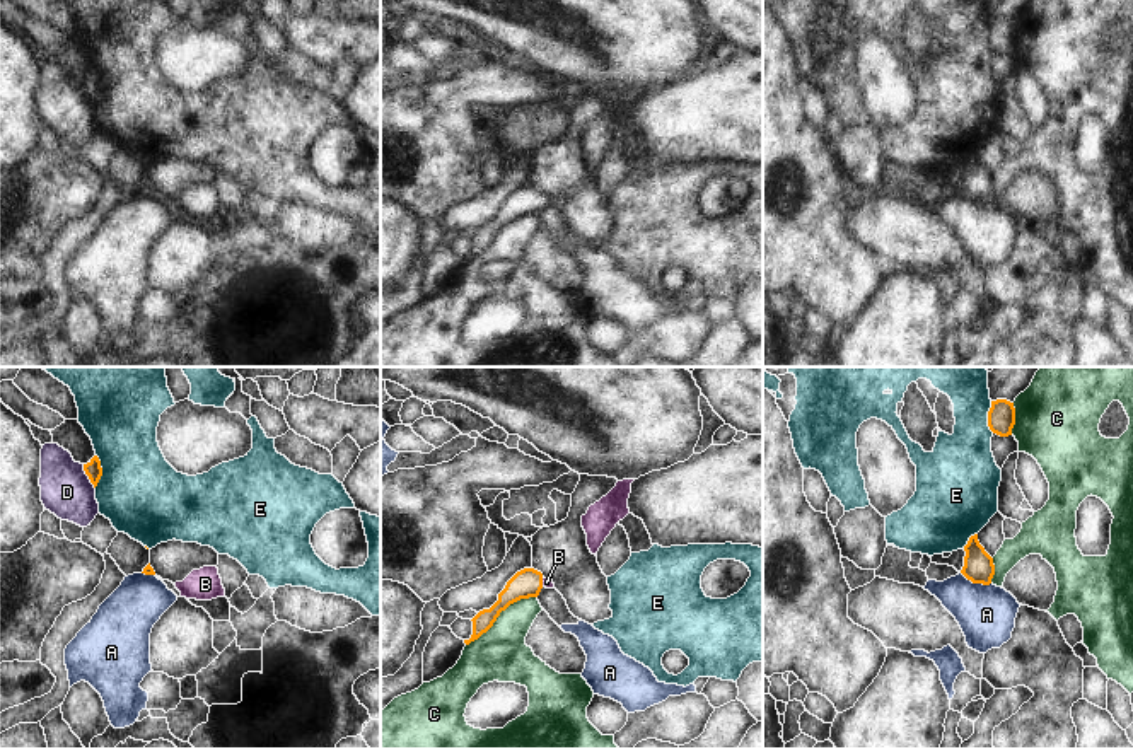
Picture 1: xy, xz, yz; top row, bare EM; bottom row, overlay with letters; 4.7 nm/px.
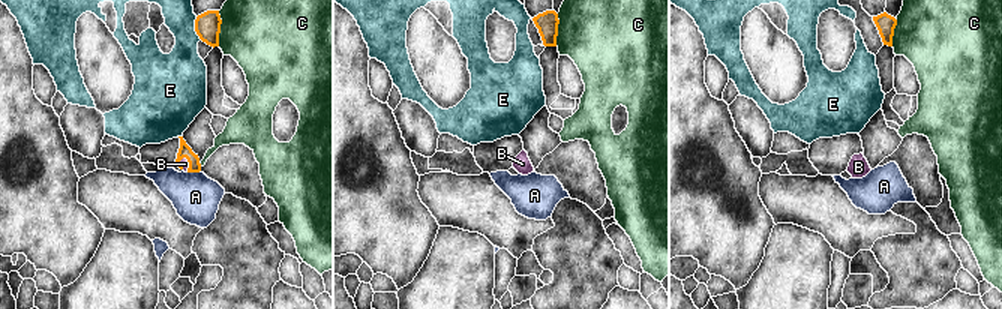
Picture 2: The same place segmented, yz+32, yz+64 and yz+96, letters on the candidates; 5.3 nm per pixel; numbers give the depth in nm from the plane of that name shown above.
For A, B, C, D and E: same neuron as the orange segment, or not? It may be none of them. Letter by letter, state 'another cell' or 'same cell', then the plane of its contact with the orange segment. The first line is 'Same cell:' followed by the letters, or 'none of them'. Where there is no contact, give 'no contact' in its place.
Same cell: B
A: another cell; contact in yz
B: same cell; contact in xz
C: another cell; contact in xz
D: another cell; contact in xy
E: another cell; contact in xy

